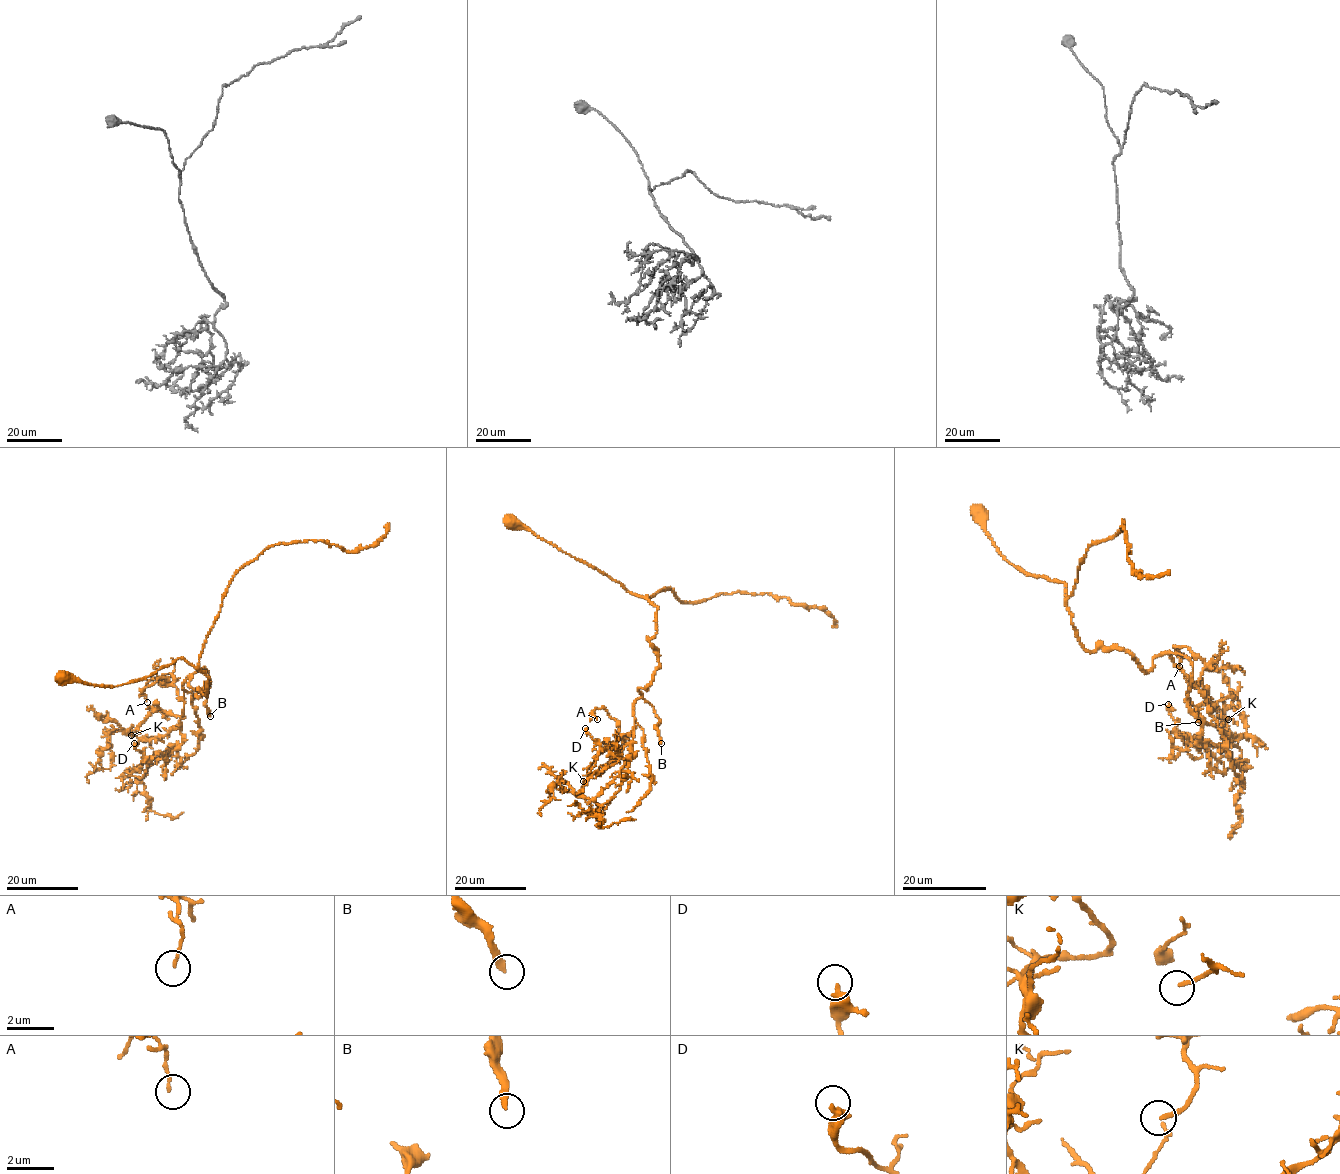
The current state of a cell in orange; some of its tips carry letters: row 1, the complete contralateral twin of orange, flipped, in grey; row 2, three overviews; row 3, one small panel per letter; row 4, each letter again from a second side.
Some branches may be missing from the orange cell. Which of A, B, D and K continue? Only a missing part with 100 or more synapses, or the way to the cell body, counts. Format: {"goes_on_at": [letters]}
{"goes_on_at": ["B"]}

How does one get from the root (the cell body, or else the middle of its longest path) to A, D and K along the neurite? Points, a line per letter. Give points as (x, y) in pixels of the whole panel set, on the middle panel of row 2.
A: (510, 522), (656, 607), (658, 667), (638, 689), (633, 731), (619, 734), (603, 708), (597, 719)
D: (510, 522), (656, 607), (650, 645), (658, 667), (633, 705), (633, 757), (613, 755), (585, 728)
K: (510, 522), (656, 607), (650, 645), (658, 667), (638, 689), (633, 738), (606, 746), (583, 781)

